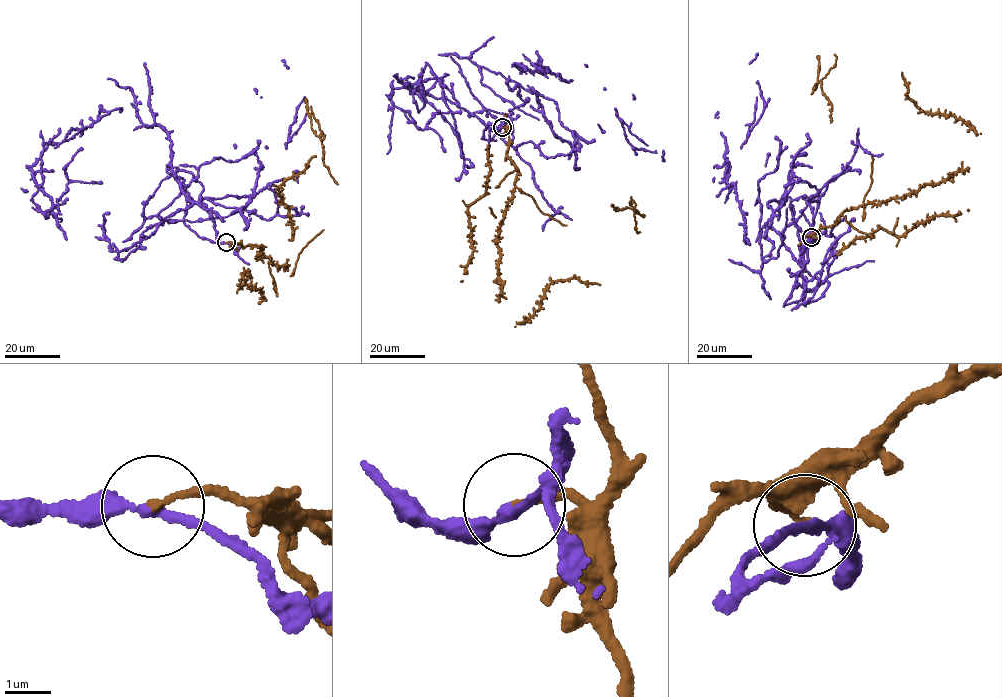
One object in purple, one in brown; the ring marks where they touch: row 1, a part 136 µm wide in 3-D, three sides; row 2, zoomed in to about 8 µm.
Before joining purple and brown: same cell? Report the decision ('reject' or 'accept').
reject

